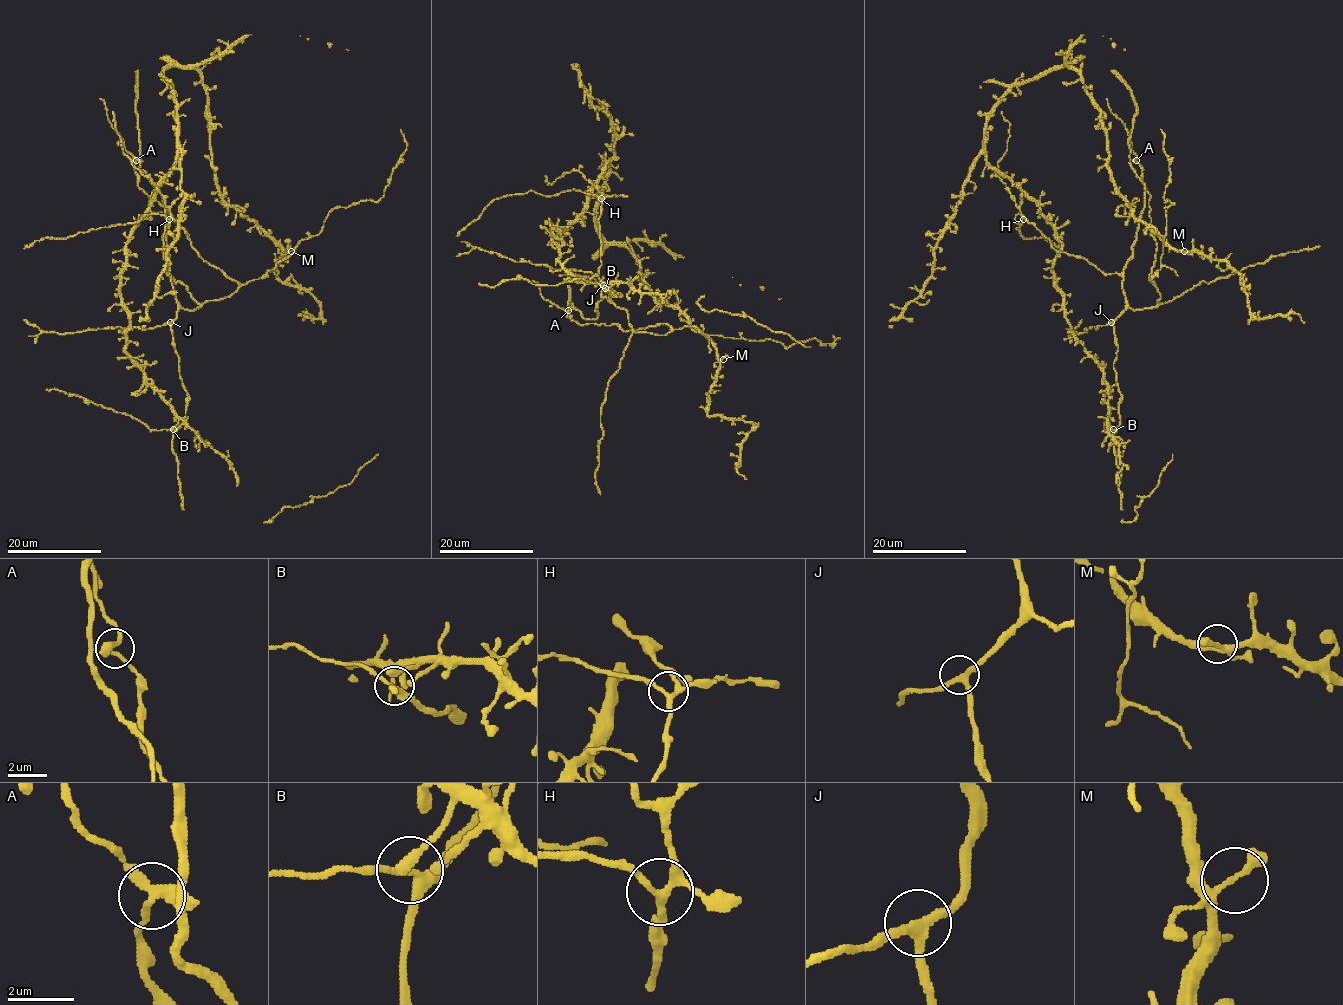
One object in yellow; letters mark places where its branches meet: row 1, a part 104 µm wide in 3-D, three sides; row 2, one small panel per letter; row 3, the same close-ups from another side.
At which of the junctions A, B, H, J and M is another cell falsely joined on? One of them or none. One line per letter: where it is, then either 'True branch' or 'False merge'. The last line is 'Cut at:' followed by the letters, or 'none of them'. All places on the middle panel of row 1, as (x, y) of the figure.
A: Place: (568, 310). True branch
B: Place: (605, 288). True branch
H: Place: (601, 198). True branch
J: Place: (603, 285). True branch
M: Place: (723, 359). True branch
Cut at: none of them

